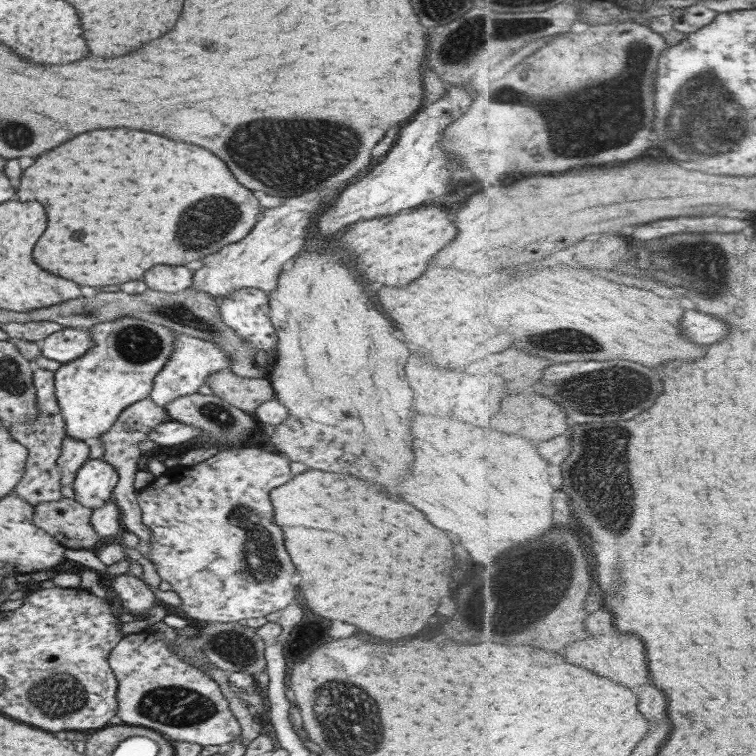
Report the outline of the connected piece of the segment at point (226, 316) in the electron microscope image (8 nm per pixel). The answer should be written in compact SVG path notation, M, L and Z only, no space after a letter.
M238 288L227 298L215 298L220 319L244 340L253 352L276 350L276 336L270 323L267 294L258 288Z

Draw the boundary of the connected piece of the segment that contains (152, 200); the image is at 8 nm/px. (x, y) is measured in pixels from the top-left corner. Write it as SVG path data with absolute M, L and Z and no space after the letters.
M107 128L79 134L43 152L21 174L19 200L35 200L47 214L47 228L33 248L39 268L79 286L111 286L137 280L155 264L183 266L241 240L263 208L253 191L237 184L227 166L211 152L155 134Z

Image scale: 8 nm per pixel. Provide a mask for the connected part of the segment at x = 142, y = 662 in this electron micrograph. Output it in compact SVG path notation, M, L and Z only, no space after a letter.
M149 631L123 636L107 656L116 678L116 715L133 726L145 726L171 741L223 746L240 734L218 685L199 668L181 662Z

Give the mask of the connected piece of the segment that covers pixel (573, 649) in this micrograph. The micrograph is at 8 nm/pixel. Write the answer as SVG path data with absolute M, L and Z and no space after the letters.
M613 632L613 634L607 634L607 636L588 635L587 638L577 640L575 644L571 644L567 648L567 660L571 664L575 664L575 666L583 666L587 670L593 670L595 674L601 672L601 676L607 676L607 678L611 678L615 682L621 682L623 686L629 686L633 690L651 682L647 656L645 656L645 646L633 634Z

